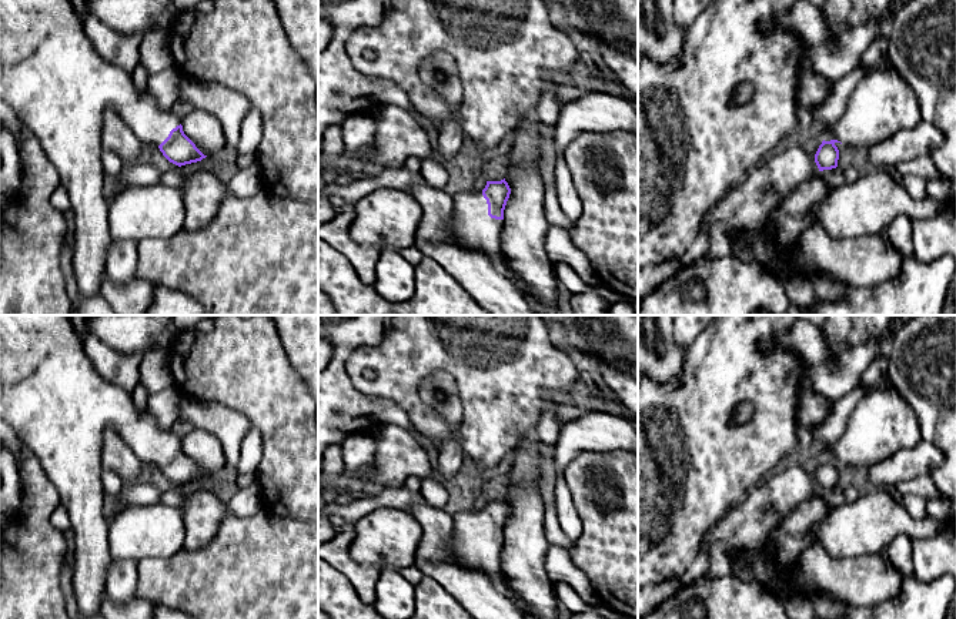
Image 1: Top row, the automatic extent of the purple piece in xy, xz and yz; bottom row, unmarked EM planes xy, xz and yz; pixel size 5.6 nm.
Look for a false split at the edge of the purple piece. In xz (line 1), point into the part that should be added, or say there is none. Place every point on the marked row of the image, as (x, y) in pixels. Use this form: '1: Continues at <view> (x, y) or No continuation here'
1: Continues at xz (471, 227)

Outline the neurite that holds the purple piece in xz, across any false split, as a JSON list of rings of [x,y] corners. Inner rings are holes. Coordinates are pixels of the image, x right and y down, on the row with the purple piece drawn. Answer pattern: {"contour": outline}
{"contour": [[[487,181],[482,191],[469,185],[451,188],[454,214],[448,230],[455,242],[469,250],[487,254],[492,265],[512,284],[519,287],[517,277],[509,271],[501,245],[504,210],[511,194],[508,183]]]}

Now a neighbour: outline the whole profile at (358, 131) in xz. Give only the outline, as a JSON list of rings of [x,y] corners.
[[[371,113],[350,117],[342,124],[342,150],[358,151],[370,147],[375,140],[377,124]]]

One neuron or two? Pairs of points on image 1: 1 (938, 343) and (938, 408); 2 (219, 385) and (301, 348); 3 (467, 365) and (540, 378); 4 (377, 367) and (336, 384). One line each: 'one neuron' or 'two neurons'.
1: one neuron
2: two neurons
3: one neuron
4: two neurons

